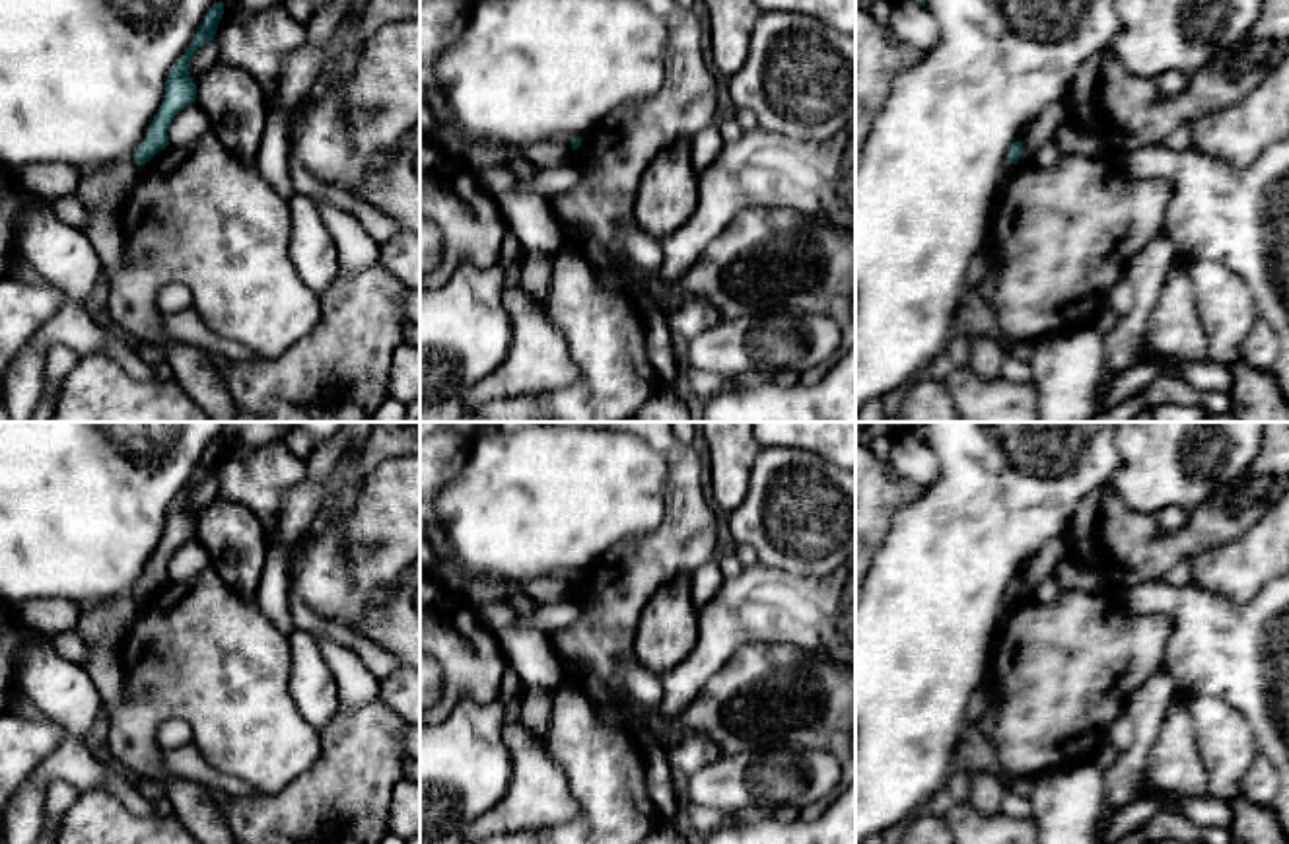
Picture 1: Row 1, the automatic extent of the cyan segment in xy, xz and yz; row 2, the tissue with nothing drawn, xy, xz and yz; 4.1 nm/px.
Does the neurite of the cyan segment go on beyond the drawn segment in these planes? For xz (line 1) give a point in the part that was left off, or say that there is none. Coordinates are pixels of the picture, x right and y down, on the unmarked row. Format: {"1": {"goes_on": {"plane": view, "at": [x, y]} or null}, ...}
{"1": {"goes_on": null}}

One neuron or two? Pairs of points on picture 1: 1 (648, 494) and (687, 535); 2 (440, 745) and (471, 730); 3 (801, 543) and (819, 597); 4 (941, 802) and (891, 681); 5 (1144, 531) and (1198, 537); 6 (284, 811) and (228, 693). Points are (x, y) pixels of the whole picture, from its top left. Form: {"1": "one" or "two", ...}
{"1": "two", "2": "one", "3": "two", "4": "two", "5": "one", "6": "two"}

